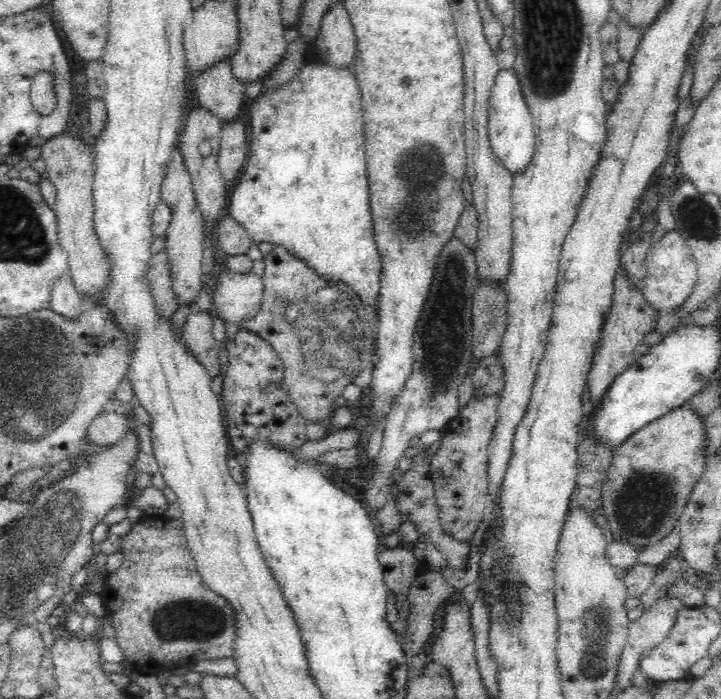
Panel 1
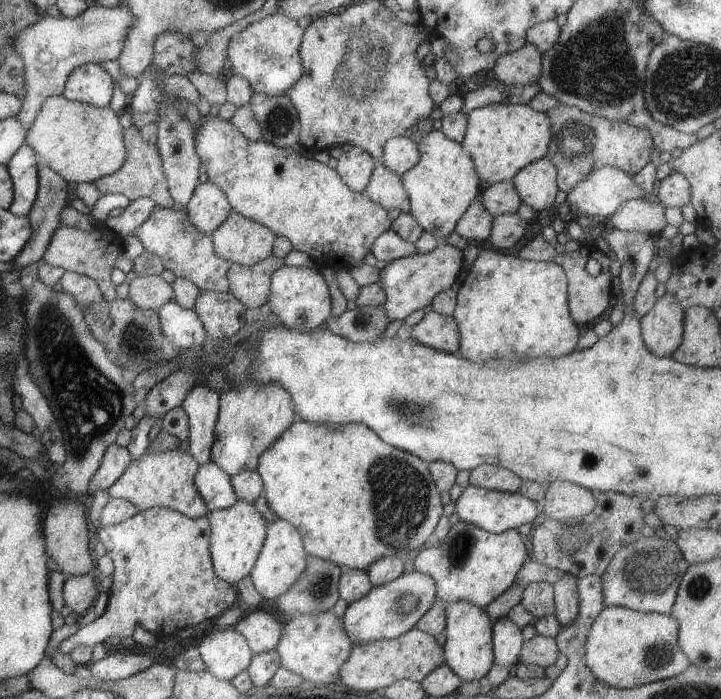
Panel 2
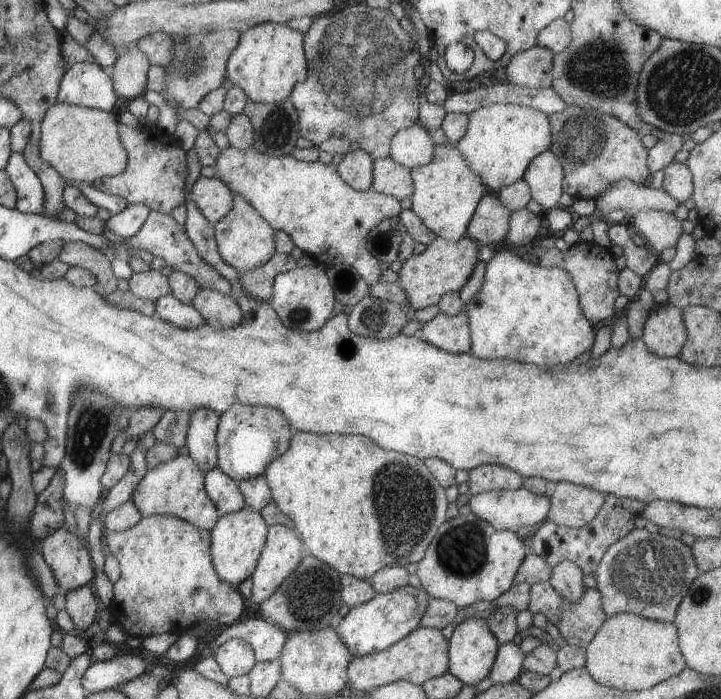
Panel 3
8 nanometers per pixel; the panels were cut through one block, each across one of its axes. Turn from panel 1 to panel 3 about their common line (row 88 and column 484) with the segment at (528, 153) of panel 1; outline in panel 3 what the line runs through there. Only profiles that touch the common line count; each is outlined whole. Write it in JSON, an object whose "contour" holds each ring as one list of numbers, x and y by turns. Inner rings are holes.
{"contour":[[522,486,515,490,494,490,480,492,476,495,471,495,469,500,470,512,482,521,487,521,489,526,495,530,510,530,513,531,517,527,531,527,537,522,547,520,546,516,550,507,548,496,536,495]]}

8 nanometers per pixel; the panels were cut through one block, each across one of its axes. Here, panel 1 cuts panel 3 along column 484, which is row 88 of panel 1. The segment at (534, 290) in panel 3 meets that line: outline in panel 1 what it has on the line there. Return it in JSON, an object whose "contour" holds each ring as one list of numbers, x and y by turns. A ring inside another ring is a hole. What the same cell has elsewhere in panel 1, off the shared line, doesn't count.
{"contour":[[318,61,302,64,288,82,273,87,253,98,248,110,248,116,250,117,250,150,248,150,246,162,242,167,242,176,236,180,236,185,230,193,230,200,227,201,230,217,234,218,248,231,253,243,268,242,274,246,286,248,288,253,300,257,308,267,314,268,318,275,326,277,328,281,342,281,342,283,350,285,358,293,361,302,376,312,382,264,374,242,372,216,370,216,370,205,368,205,370,194,368,194,368,180,366,180,367,164,364,158,364,134,360,132,360,130,364,130,364,123,362,106,360,106,360,92,358,92,358,84,356,84,354,73,348,70,348,66,336,66,331,62]]}

